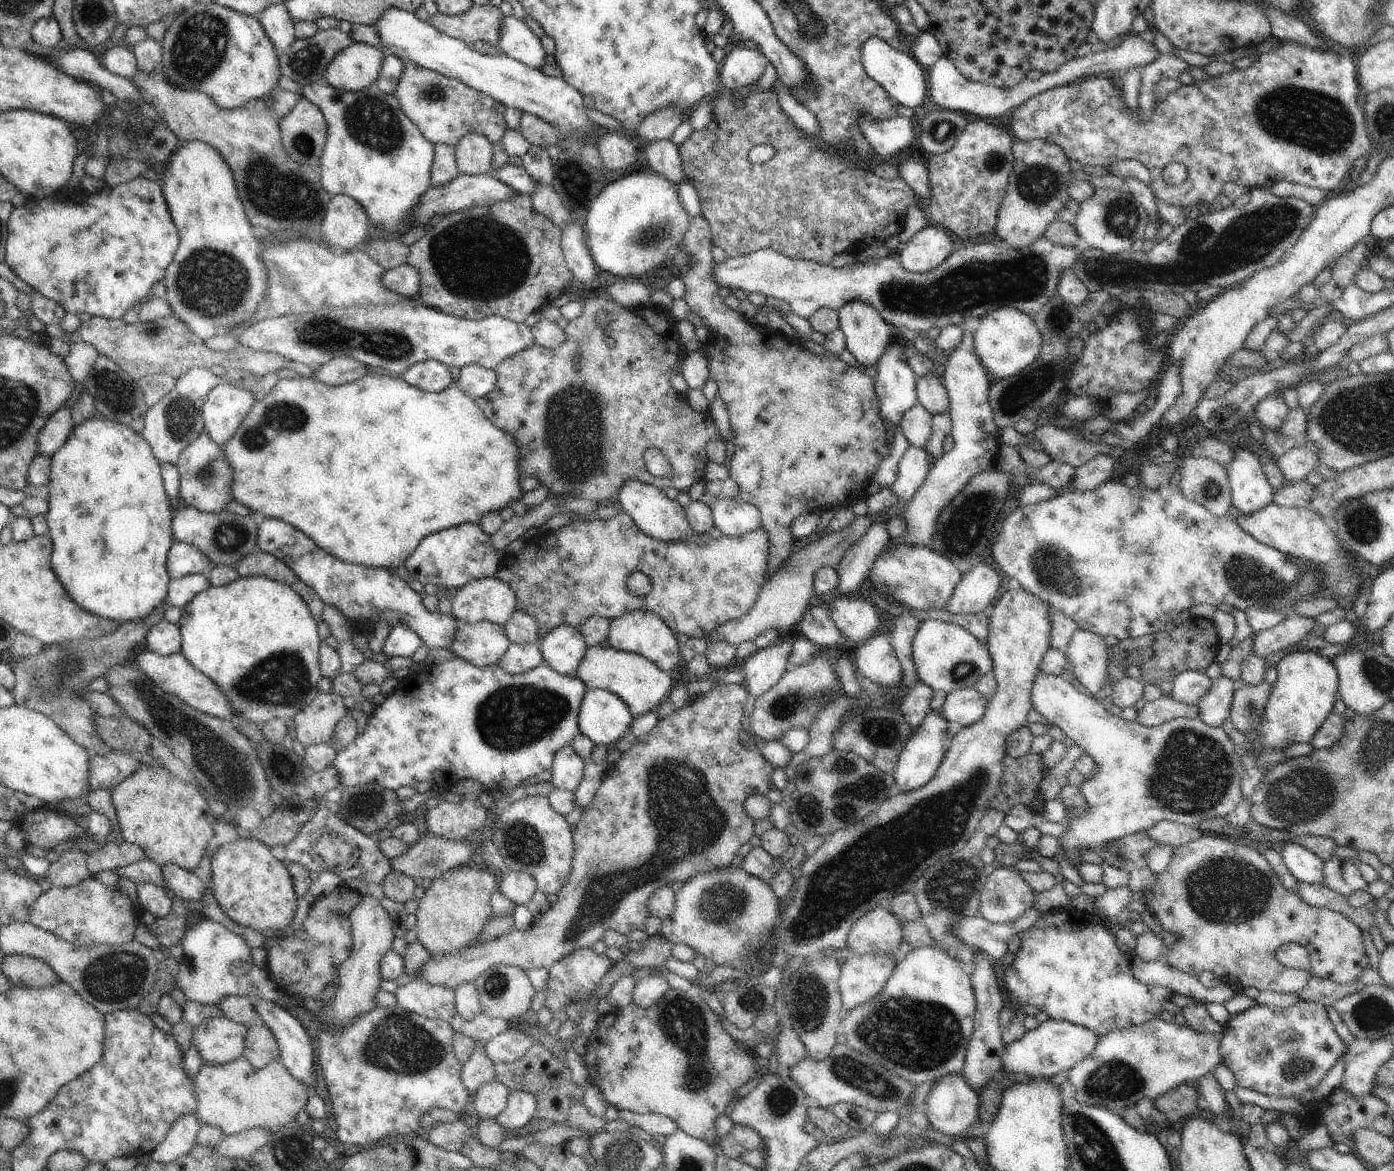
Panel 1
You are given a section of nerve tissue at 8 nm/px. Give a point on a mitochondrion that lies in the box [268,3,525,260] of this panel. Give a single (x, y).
(370, 120)

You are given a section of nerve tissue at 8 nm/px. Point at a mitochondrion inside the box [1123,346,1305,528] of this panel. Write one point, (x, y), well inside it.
(1210, 489)

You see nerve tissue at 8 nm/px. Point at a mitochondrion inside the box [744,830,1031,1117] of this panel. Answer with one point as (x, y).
(937, 1032)

